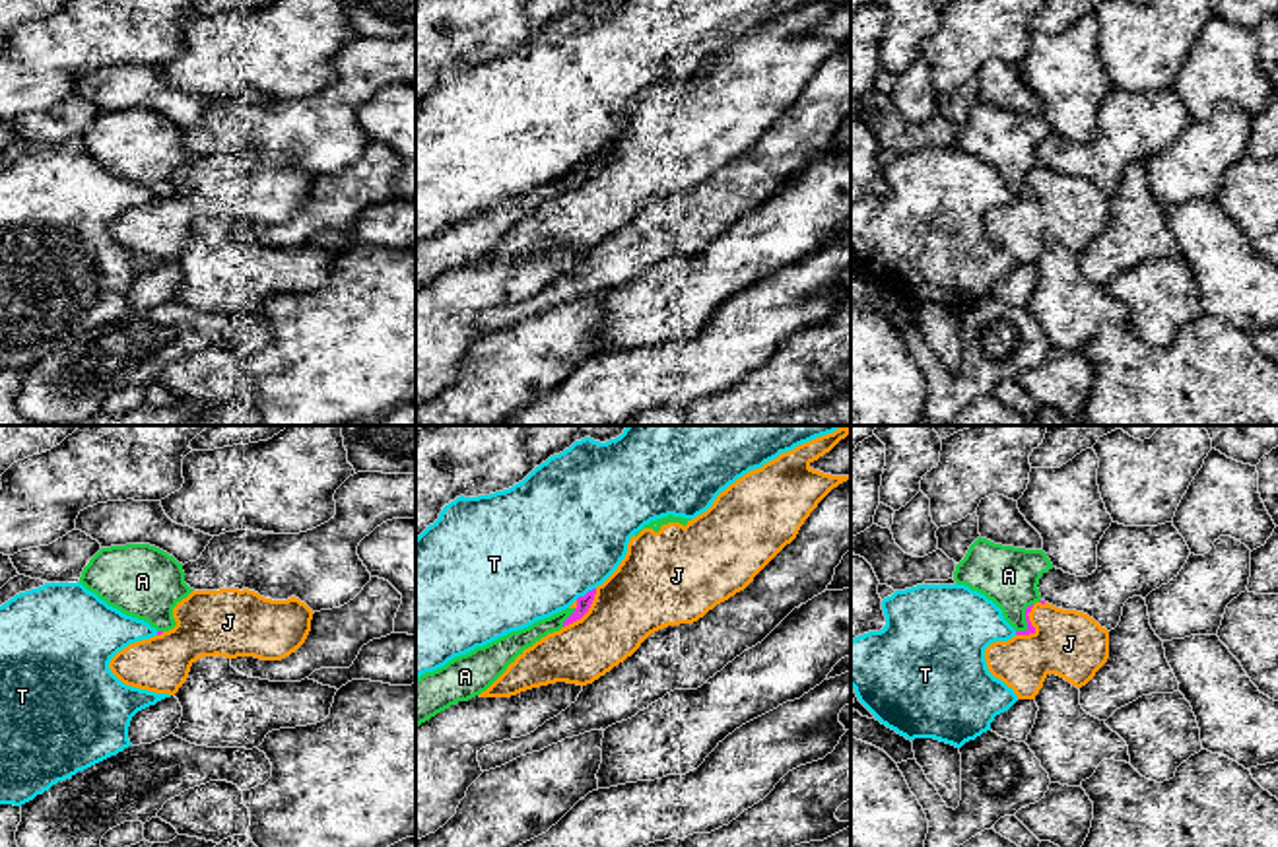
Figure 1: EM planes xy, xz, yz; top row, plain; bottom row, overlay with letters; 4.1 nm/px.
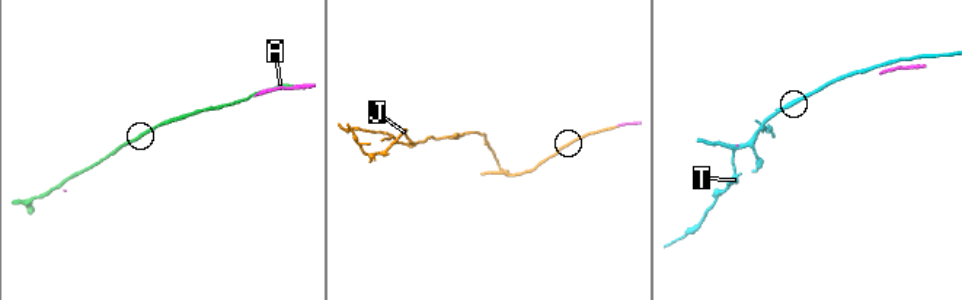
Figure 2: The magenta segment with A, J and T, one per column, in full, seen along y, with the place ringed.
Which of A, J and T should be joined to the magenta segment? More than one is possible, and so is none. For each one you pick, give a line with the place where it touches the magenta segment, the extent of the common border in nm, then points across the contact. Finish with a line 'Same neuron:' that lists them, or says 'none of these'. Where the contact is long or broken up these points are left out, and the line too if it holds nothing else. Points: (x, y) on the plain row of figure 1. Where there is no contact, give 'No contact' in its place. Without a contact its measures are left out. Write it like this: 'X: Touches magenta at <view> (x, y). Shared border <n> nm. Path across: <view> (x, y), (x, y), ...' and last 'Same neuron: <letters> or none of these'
J: Touches magenta at xz (585, 177). Shared border 220 nm
Same neuron: J

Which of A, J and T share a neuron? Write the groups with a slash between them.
A / J / T

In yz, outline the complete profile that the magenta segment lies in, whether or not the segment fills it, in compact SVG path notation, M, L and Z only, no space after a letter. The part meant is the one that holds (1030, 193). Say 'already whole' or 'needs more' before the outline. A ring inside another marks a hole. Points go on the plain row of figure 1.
needs more; M1039 165L1026 173L1026 186L1026 196L985 214L989 237L1018 264L1035 264L1049 239L1082 253L1109 223L1109 196L1084 177Z

